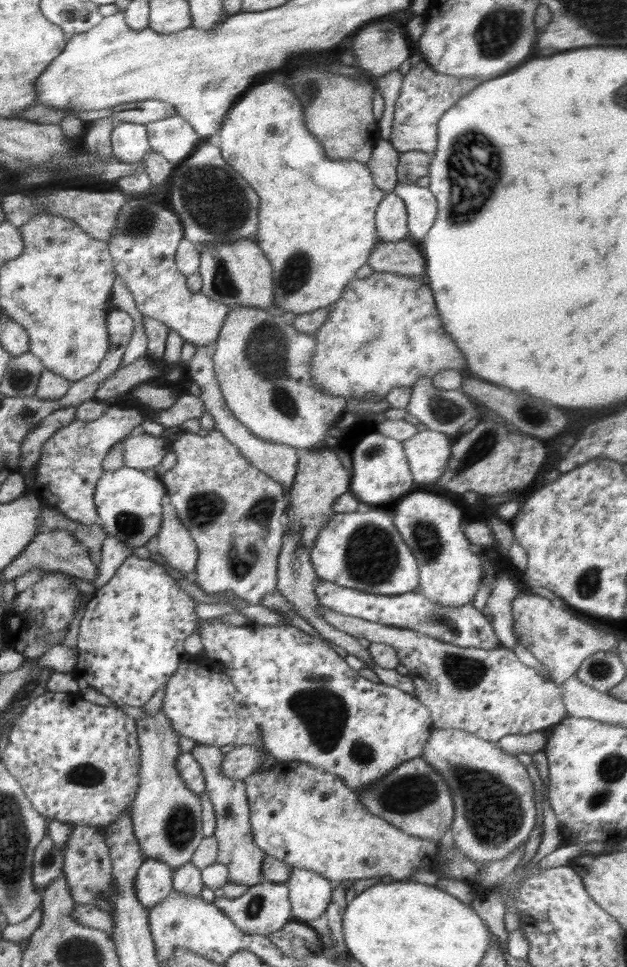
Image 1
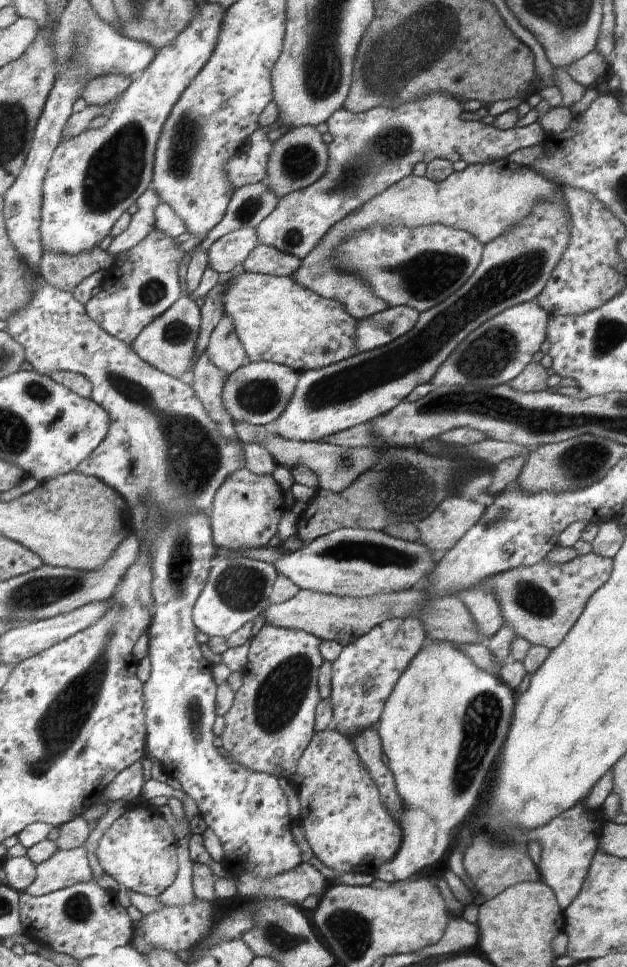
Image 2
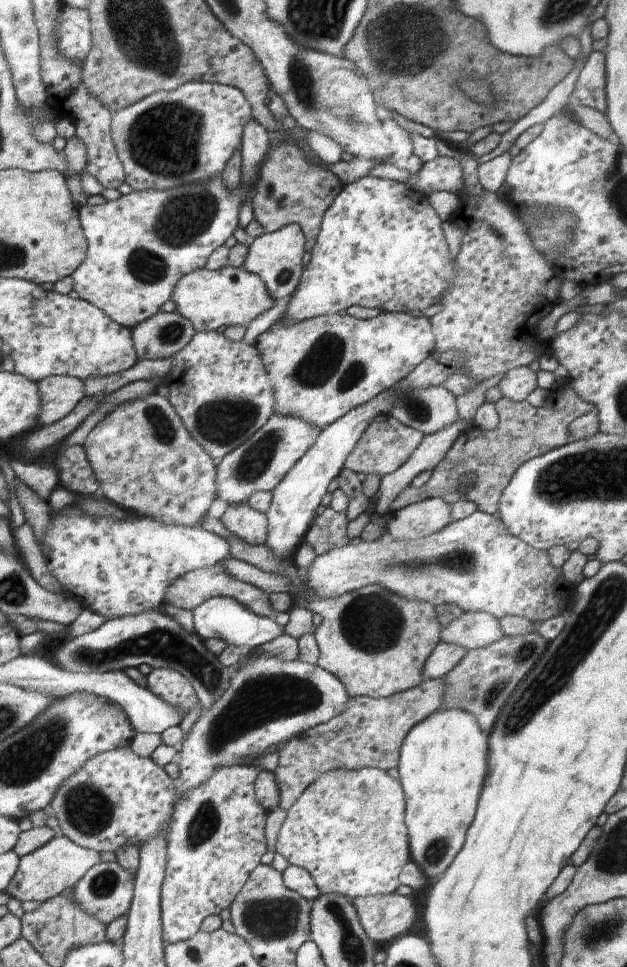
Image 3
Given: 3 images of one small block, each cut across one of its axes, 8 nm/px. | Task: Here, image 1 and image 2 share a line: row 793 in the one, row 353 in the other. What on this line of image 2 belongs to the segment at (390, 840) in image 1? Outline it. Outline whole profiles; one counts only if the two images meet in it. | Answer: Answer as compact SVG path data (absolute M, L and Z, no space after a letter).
M242 265L225 277L228 278L228 288L224 292L224 314L234 320L238 340L252 362L270 361L301 373L336 364L360 352L356 348L357 321L335 300L318 296L290 277L249 273Z

